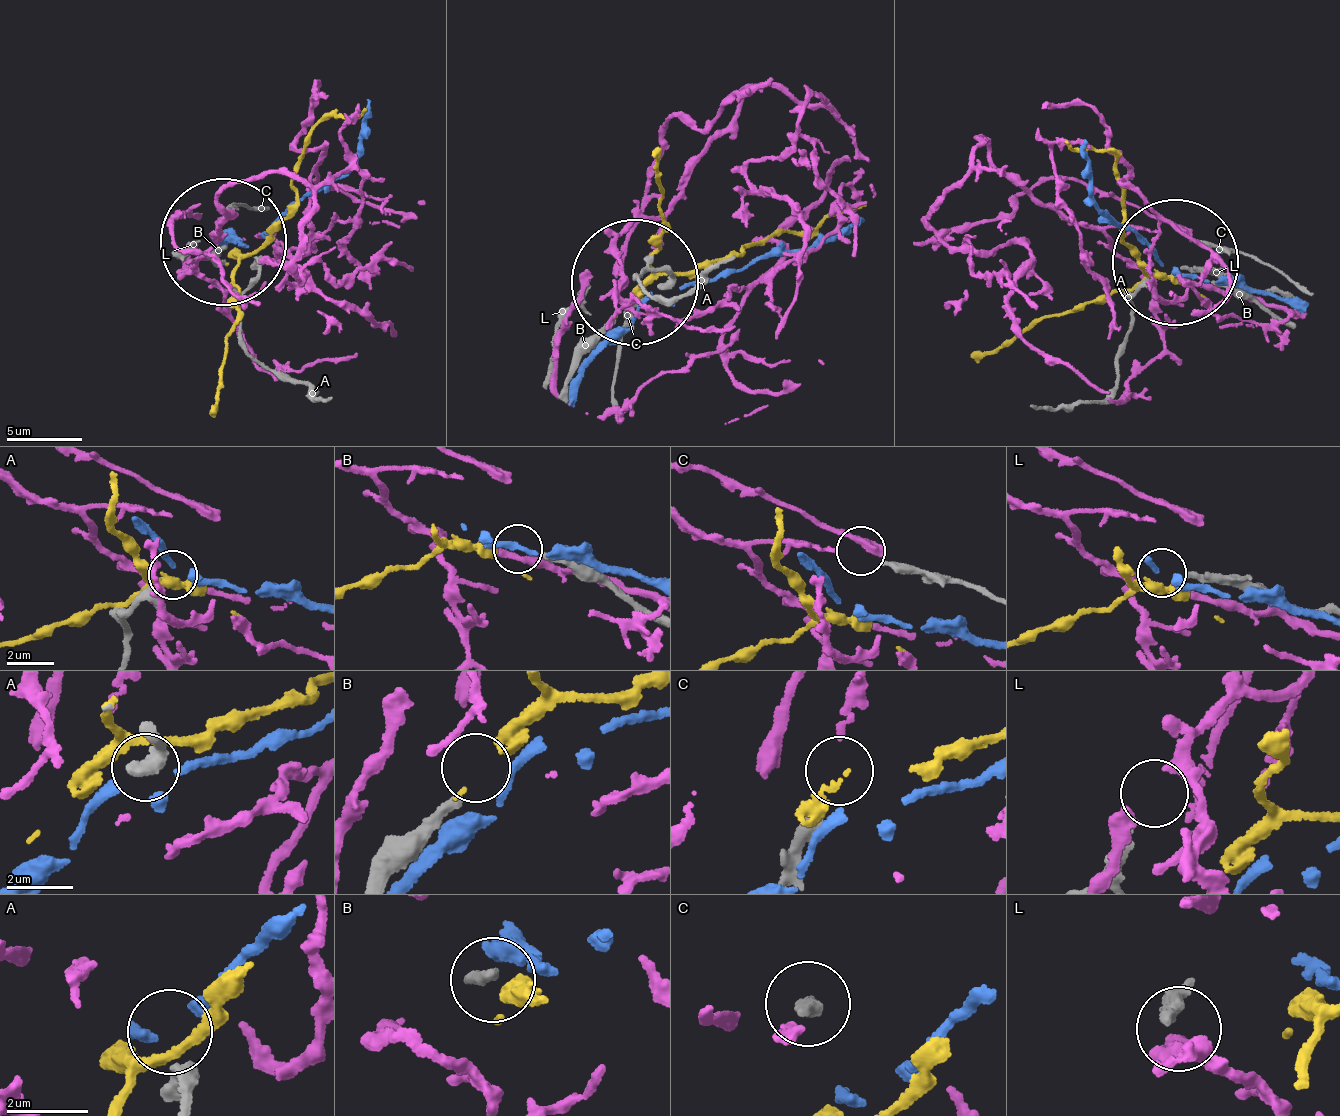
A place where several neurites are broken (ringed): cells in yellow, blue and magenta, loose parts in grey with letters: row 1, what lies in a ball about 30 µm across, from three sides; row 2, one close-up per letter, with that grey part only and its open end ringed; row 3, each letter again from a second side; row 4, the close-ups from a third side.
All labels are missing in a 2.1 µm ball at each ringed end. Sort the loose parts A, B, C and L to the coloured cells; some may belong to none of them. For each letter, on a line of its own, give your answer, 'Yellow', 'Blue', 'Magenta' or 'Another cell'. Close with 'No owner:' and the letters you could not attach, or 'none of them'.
A: Blue
B: Yellow
C: Magenta
L: Another cell
No owner: L

